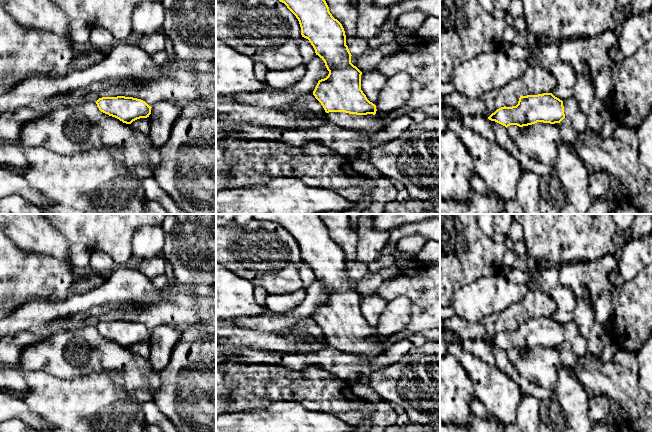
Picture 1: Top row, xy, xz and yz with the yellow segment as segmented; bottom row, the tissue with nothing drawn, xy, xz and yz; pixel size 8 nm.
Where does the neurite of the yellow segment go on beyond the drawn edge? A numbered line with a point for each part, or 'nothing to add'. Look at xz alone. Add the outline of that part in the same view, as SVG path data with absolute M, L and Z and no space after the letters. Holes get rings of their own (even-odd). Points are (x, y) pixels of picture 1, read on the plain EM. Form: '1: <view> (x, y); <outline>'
1: xz (345, 344); M345 336L326 337L328 346L345 353L353 353L375 357L384 352L388 345L375 342L367 342L365 339L349 338Z

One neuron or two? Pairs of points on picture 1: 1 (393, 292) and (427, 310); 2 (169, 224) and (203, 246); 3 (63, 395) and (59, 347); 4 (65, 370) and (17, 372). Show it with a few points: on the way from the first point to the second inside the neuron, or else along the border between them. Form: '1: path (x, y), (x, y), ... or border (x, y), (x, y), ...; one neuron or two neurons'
1: path (402, 292), (406, 292), (418, 305); one neuron
2: path (177, 226), (184, 227), (195, 238); one neuron
3: border (40, 370), (60, 378), (86, 378); two neurons
4: path (53, 364), (29, 364); one neuron

